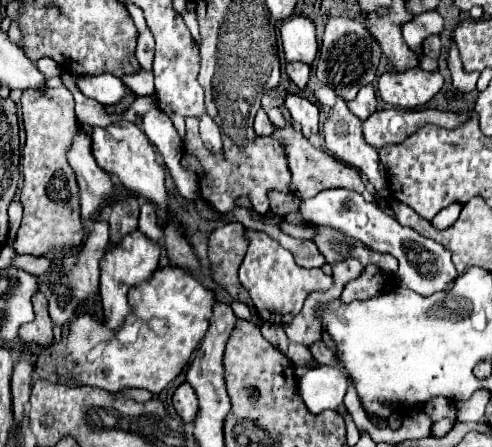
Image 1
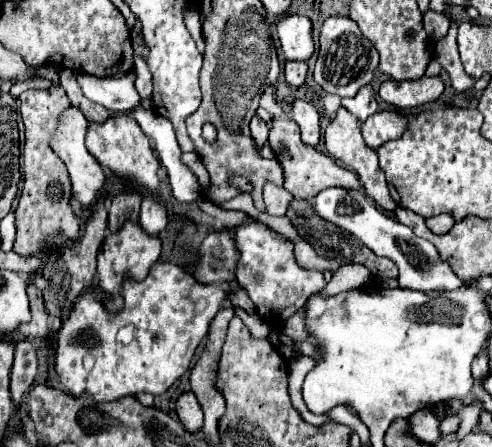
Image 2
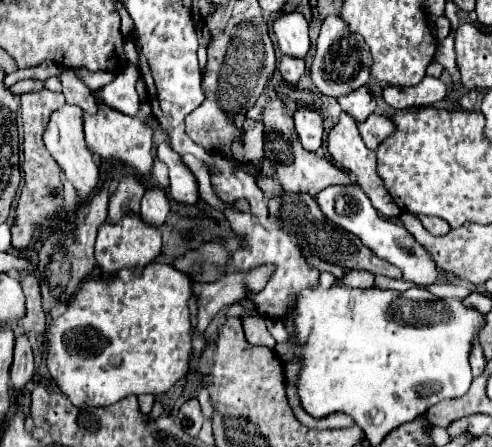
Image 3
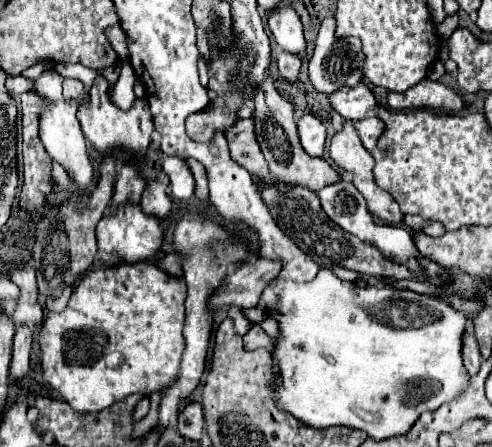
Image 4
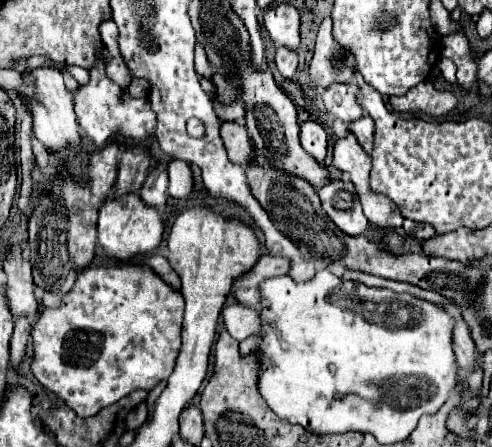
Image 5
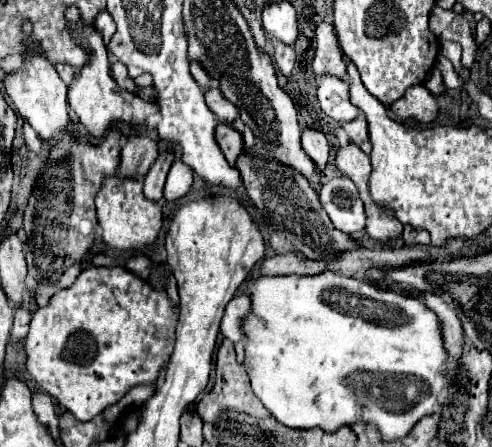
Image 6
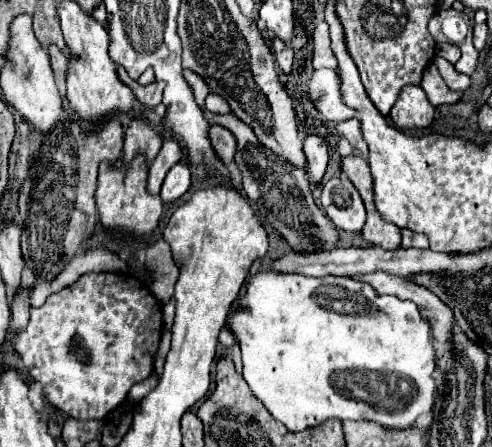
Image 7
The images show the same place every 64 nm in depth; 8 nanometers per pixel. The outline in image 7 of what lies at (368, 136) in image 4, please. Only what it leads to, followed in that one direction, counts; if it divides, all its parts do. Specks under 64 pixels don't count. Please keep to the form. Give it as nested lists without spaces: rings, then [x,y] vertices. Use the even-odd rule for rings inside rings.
[[[356,118],[346,120],[346,122],[338,122],[336,130],[338,130],[338,134],[342,134],[352,144],[352,148],[360,150],[364,156],[368,154],[368,146],[366,146],[364,138],[360,136],[360,122]]]

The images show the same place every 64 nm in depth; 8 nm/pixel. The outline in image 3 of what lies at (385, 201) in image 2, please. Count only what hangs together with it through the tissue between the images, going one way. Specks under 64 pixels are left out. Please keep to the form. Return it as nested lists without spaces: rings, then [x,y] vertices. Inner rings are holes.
[[[342,112],[342,116],[340,116],[340,122],[338,122],[338,124],[330,130],[330,134],[328,134],[328,152],[330,152],[332,160],[334,160],[338,166],[342,166],[346,172],[354,174],[354,182],[364,190],[364,194],[370,198],[372,206],[374,206],[384,218],[392,220],[392,218],[398,218],[398,216],[400,216],[402,210],[396,206],[396,202],[394,202],[394,198],[388,194],[388,190],[382,188],[380,178],[376,176],[376,156],[374,156],[374,152],[366,148],[366,144],[362,142],[362,138],[360,138],[360,134],[358,134],[356,122],[354,122],[348,114],[344,114],[344,112]]]

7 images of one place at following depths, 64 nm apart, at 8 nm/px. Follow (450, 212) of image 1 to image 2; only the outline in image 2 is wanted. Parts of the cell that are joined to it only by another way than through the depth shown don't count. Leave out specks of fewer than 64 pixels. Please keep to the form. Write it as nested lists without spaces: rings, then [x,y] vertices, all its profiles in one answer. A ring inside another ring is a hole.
[[[432,216],[432,218],[426,218],[426,226],[434,234],[446,234],[454,226],[454,220],[452,216]]]

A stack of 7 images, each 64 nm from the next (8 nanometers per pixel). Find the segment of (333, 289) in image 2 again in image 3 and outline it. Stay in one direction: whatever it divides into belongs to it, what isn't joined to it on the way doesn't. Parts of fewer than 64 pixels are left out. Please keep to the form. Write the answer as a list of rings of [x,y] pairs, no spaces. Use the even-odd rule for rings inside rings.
[[[348,270],[344,276],[344,284],[348,284],[350,288],[370,288],[374,286],[374,276],[370,272]]]

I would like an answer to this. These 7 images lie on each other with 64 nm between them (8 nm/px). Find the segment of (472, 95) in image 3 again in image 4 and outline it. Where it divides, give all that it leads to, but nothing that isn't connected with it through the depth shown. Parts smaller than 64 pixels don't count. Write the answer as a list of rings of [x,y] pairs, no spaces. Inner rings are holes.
[[[424,78],[416,86],[412,86],[408,92],[388,92],[388,106],[394,110],[404,108],[422,108],[422,110],[446,110],[446,112],[457,112],[464,108],[462,98],[446,88],[440,82],[434,82],[430,78]]]

